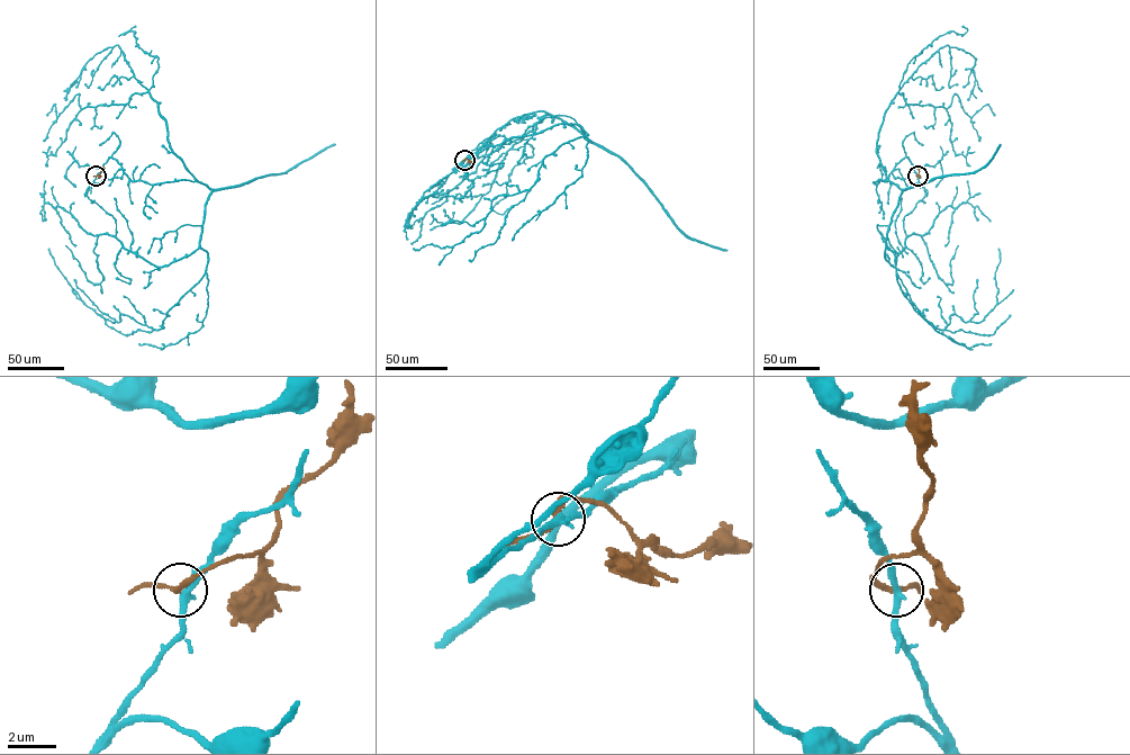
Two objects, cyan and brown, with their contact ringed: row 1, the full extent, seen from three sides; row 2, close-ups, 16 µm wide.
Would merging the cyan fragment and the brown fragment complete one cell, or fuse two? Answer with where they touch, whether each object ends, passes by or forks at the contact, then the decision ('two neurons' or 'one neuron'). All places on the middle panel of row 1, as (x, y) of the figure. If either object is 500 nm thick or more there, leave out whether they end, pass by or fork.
place (464, 160); cyan passes by; brown passes by; two neurons

